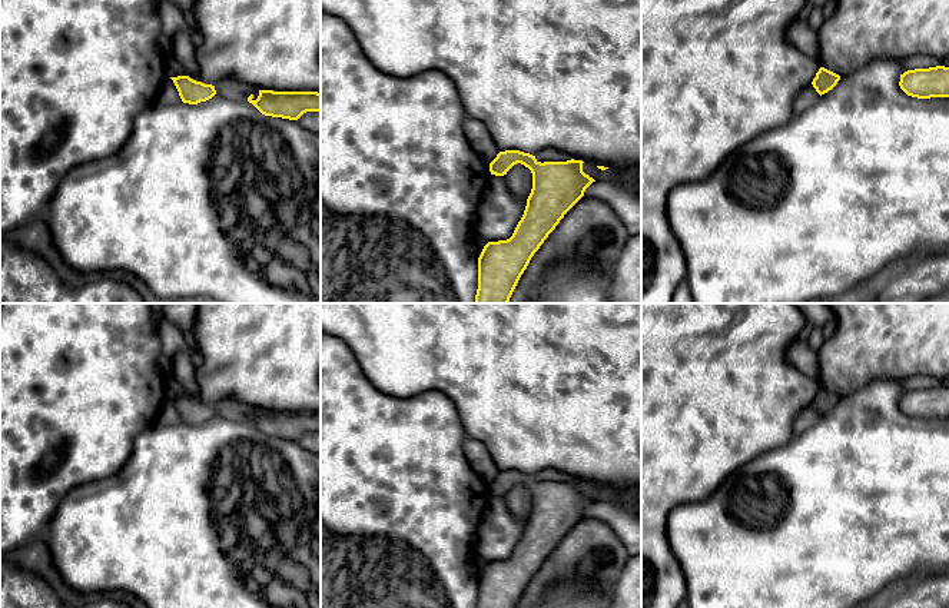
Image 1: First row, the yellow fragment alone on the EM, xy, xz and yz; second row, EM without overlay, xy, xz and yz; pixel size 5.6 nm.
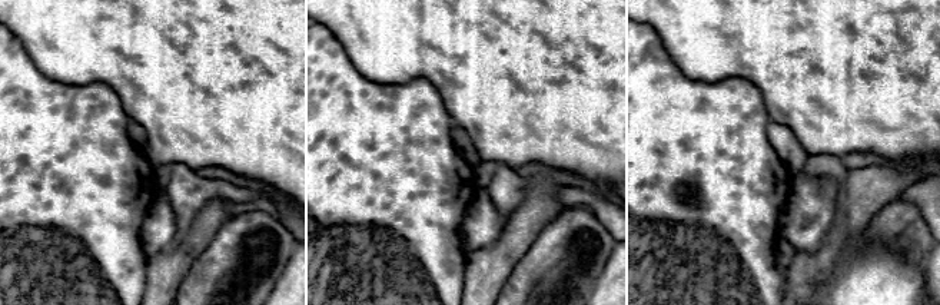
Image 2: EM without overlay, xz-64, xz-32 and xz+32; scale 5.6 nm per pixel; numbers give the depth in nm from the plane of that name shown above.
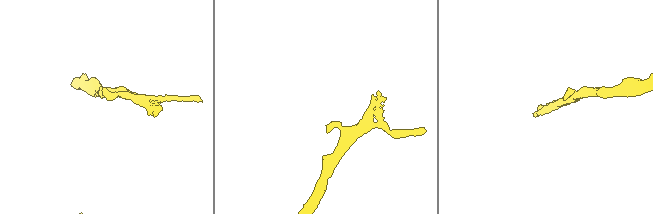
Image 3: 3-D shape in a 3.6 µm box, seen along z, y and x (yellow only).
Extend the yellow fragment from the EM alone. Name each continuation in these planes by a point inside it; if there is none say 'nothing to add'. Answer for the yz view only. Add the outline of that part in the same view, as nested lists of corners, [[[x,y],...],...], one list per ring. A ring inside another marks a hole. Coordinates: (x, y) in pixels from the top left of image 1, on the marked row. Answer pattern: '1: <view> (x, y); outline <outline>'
nothing to add

